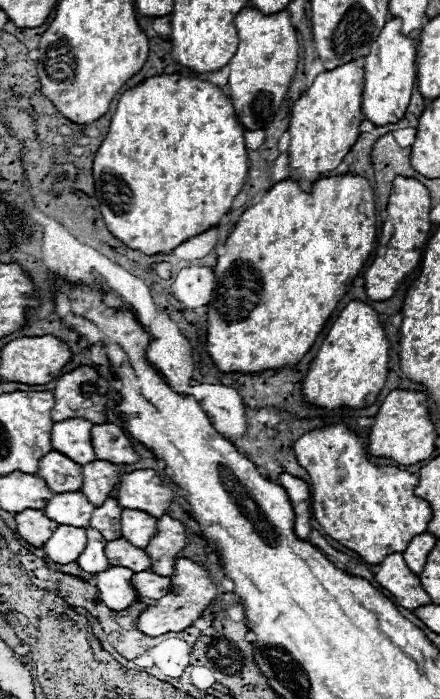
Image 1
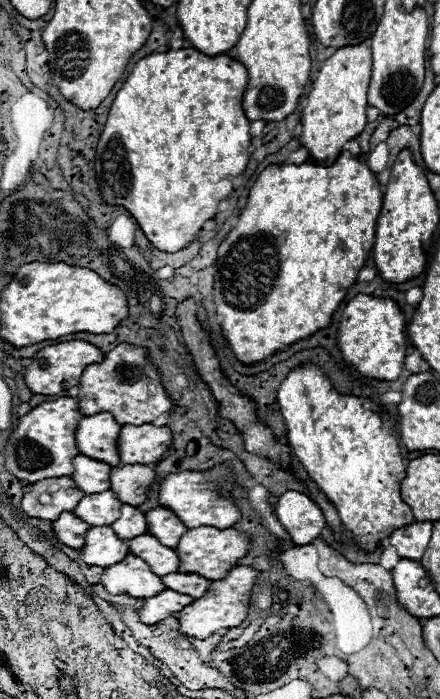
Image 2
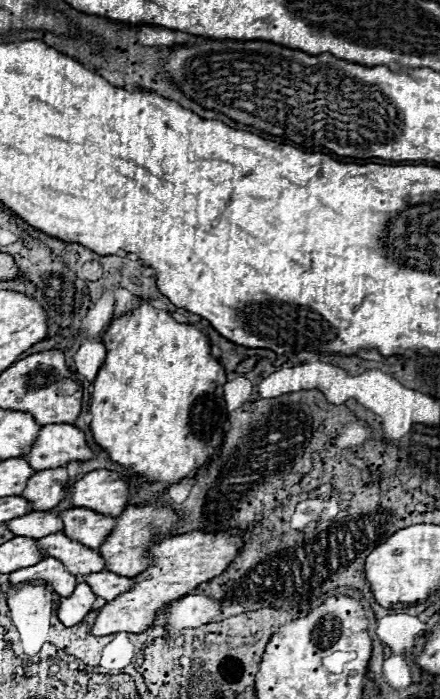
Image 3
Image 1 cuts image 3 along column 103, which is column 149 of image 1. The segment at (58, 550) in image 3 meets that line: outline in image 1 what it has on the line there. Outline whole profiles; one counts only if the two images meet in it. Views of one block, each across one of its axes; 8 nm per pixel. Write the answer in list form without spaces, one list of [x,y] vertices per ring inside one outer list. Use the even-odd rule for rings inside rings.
[[[124,538],[112,540],[106,546],[106,556],[108,556],[112,566],[130,568],[132,572],[142,572],[142,570],[152,568],[152,560],[148,558],[148,554],[142,548],[136,548],[134,544],[128,544],[128,540],[124,540]]]

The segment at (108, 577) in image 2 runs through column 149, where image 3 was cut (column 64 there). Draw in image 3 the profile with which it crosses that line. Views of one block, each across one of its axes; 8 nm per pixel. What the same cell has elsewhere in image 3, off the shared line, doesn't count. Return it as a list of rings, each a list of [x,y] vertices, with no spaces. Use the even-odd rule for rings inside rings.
[[[44,558],[42,562],[34,564],[34,566],[20,568],[20,570],[10,574],[10,584],[12,586],[18,586],[22,582],[44,582],[56,594],[66,598],[66,596],[70,596],[70,592],[74,592],[78,578],[74,574],[66,572],[66,568],[60,560]]]

